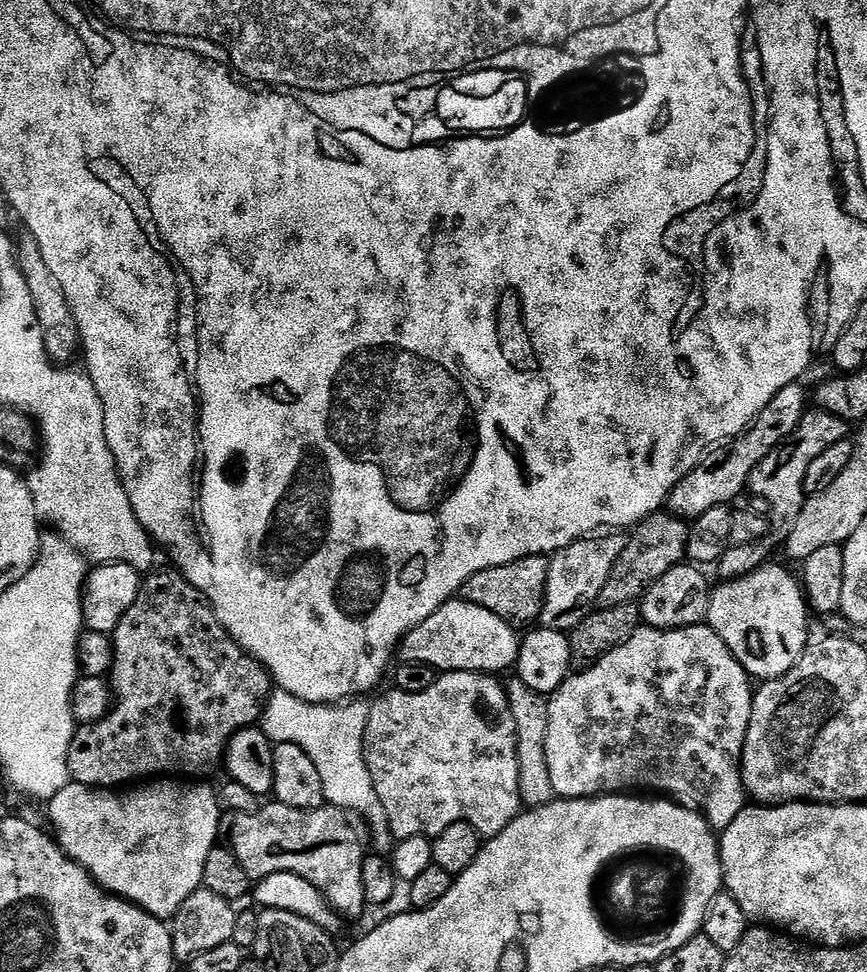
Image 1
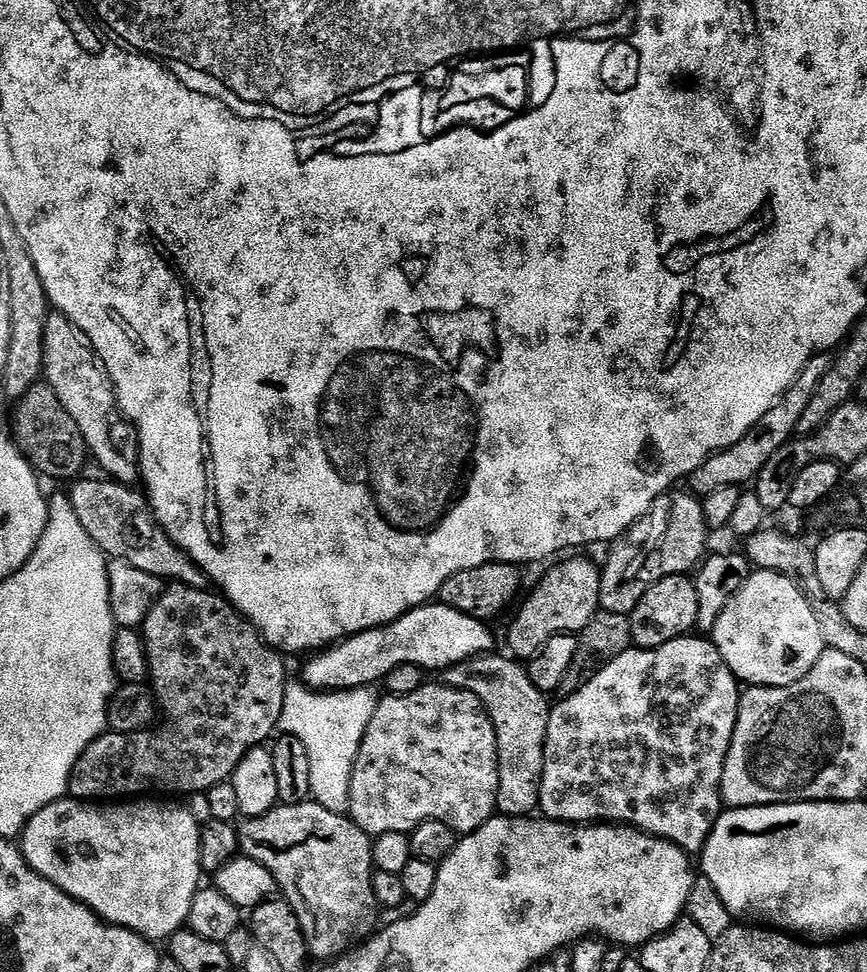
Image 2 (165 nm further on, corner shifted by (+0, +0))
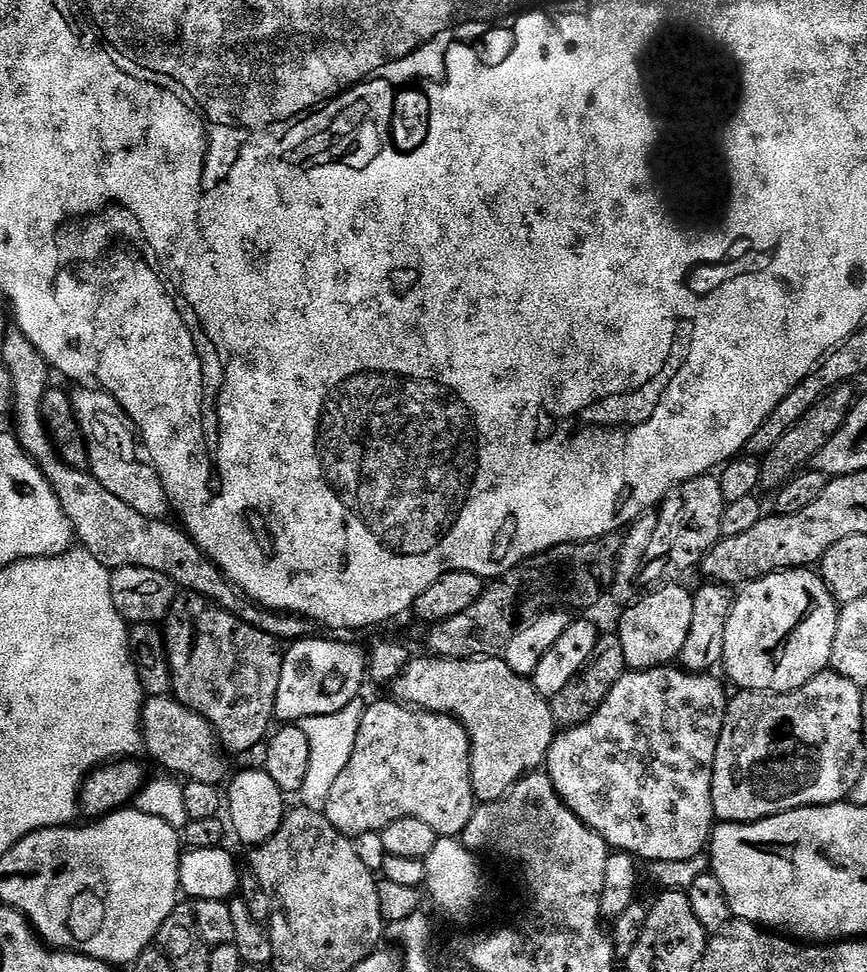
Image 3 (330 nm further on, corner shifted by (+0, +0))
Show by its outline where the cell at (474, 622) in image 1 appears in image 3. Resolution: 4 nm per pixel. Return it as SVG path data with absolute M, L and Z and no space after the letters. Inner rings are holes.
M344 638L316 639L293 640L284 653L282 682L278 682L276 695L277 721L299 722L311 716L338 714L361 695L360 687L366 684L368 674L365 649L360 649L356 644L347 644Z

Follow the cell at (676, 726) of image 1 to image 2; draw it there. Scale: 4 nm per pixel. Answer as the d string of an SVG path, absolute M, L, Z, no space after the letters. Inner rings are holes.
M700 634L679 636L677 640L666 642L657 648L630 647L614 662L610 662L602 670L598 670L574 694L557 699L551 705L546 726L546 742L544 743L544 773L540 787L539 811L551 820L566 820L570 824L627 824L639 826L643 831L659 834L666 840L676 841L676 845L689 854L703 853L704 844L712 833L712 827L722 811L722 774L726 754L730 750L730 742L734 738L734 726L738 722L738 706L742 695L741 685L735 674L726 666L722 654L711 639Z

